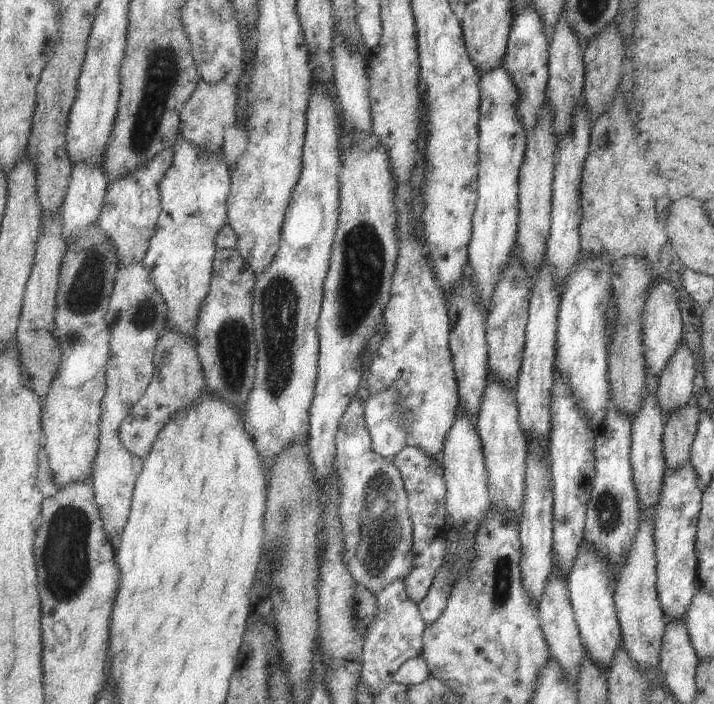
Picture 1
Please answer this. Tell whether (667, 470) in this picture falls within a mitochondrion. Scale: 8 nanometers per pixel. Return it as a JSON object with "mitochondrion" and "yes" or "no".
{"mitochondrion":"no"}

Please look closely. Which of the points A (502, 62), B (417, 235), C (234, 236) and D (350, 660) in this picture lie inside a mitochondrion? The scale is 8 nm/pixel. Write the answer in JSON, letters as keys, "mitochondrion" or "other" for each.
{"A":"other","B":"other","C":"other","D":"other"}

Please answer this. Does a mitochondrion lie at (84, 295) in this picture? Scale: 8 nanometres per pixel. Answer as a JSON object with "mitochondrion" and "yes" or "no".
{"mitochondrion":"yes"}

